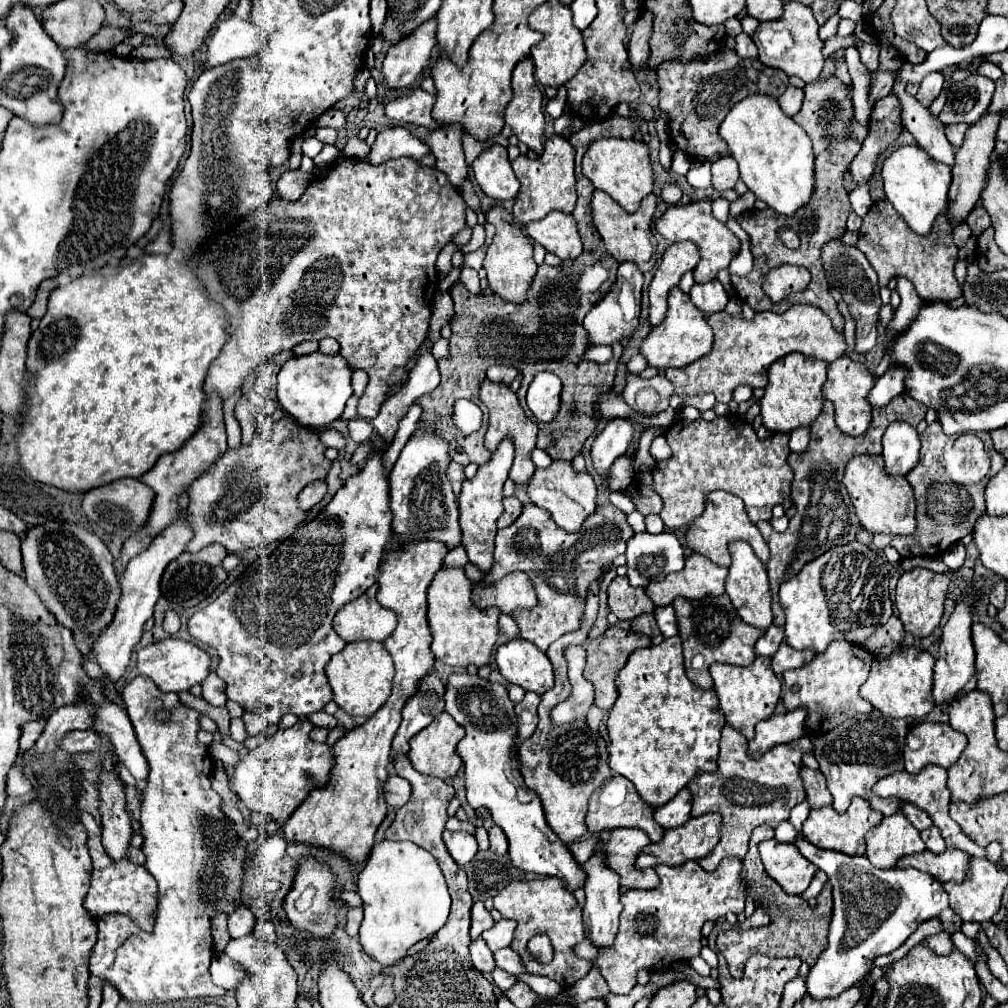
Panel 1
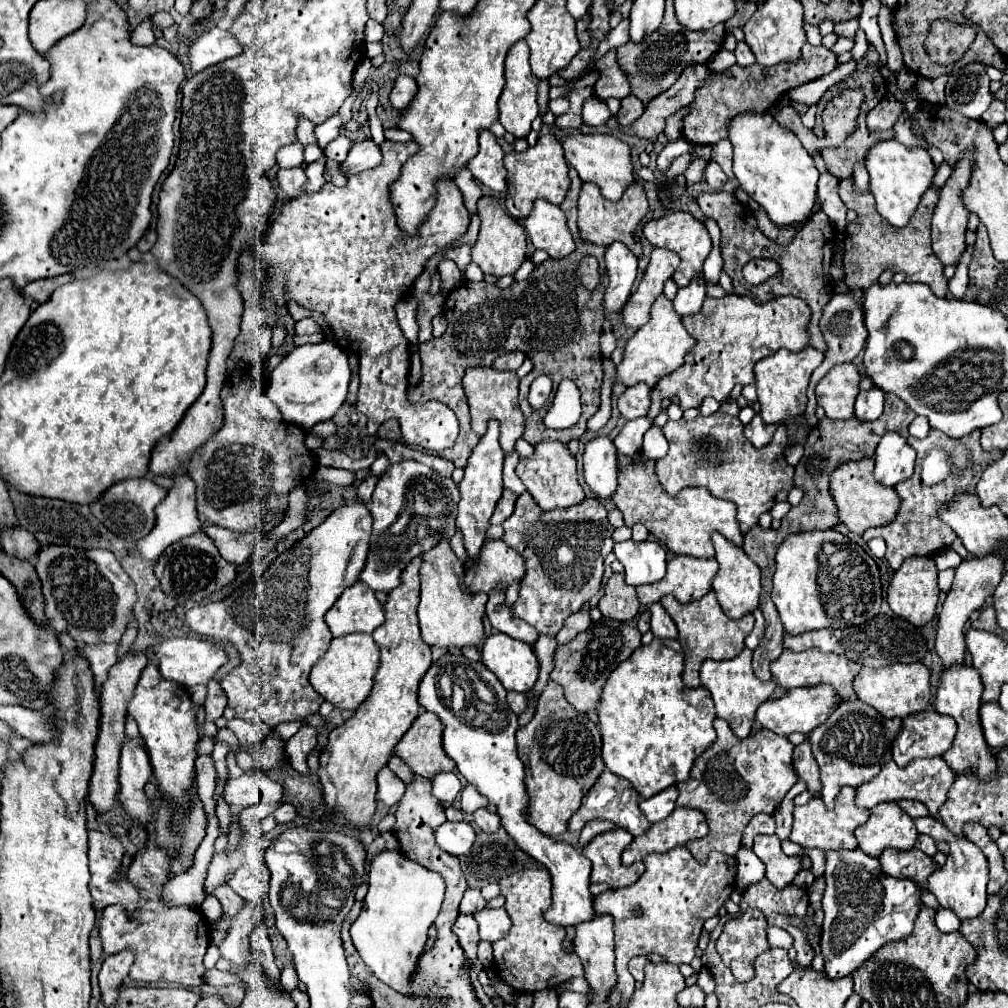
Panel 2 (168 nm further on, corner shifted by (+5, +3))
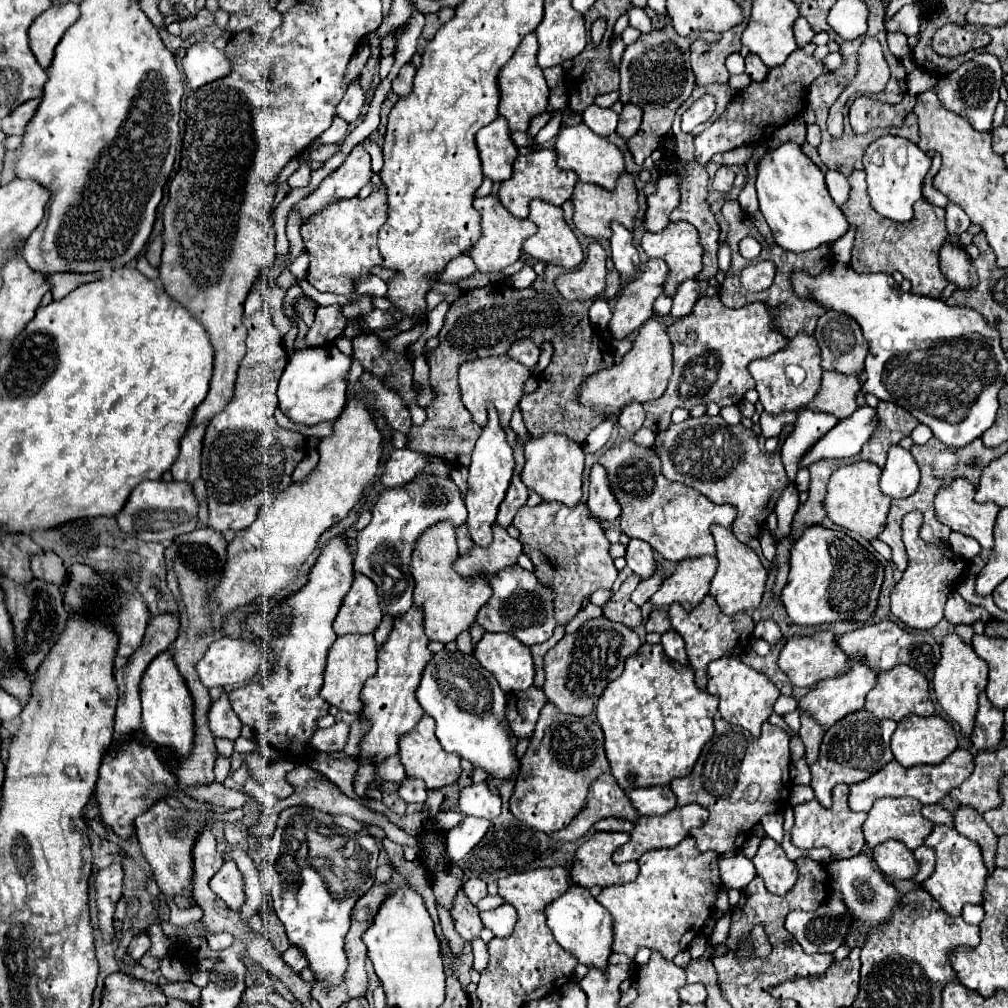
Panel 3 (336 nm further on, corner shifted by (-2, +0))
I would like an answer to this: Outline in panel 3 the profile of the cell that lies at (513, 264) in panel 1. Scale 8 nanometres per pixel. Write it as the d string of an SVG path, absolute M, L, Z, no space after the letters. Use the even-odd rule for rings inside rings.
M492 194L484 196L484 198L476 198L474 208L482 214L482 238L478 240L478 244L474 244L468 250L468 256L474 260L476 268L480 272L498 272L498 270L514 264L522 256L522 242L528 236L532 236L536 230L534 222L530 222L528 218L518 220L508 210L504 210L500 206L500 200Z

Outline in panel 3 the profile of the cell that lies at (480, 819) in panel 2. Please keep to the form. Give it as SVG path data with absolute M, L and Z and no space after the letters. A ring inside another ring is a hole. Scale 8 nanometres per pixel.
M486 782L460 788L458 806L468 816L480 816L480 818L494 820L494 818L498 818L500 804L502 804L500 796L494 794Z

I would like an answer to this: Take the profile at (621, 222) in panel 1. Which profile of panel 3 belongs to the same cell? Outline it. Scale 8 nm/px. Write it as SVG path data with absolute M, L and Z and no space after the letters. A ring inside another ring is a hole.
M622 172L618 176L616 188L614 190L604 190L602 186L596 184L586 184L586 182L578 182L574 186L574 194L572 194L572 206L574 206L574 214L572 220L576 224L576 228L586 234L586 236L596 236L596 238L610 238L612 236L612 228L610 222L620 222L624 224L628 230L634 228L634 216L638 212L638 202L636 202L636 186L634 180L628 172Z

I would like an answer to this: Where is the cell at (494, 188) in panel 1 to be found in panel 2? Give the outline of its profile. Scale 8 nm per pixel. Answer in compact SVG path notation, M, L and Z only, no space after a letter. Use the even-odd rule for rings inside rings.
M481 131L479 135L479 153L467 163L467 169L473 177L495 193L507 191L505 167L503 167L503 149L497 145L495 135L491 131Z

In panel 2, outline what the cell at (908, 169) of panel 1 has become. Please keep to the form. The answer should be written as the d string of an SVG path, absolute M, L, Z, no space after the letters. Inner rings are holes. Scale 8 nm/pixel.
M881 141L873 145L867 153L865 167L871 177L871 193L877 201L877 209L893 227L905 227L909 223L923 193L933 185L933 177L937 173L935 163L923 147L905 147L897 141Z

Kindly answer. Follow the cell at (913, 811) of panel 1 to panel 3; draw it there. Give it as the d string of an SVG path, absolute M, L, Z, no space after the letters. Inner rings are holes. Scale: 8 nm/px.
M940 824L934 826L932 834L926 836L924 844L936 850L936 868L932 876L922 884L922 888L928 894L932 894L934 900L938 900L940 906L952 916L960 916L962 906L968 902L982 904L982 890L984 890L988 870L982 862L982 852L978 850L978 846L974 846L974 842L970 842L968 838L962 838L962 834L958 834L954 828L940 826Z

